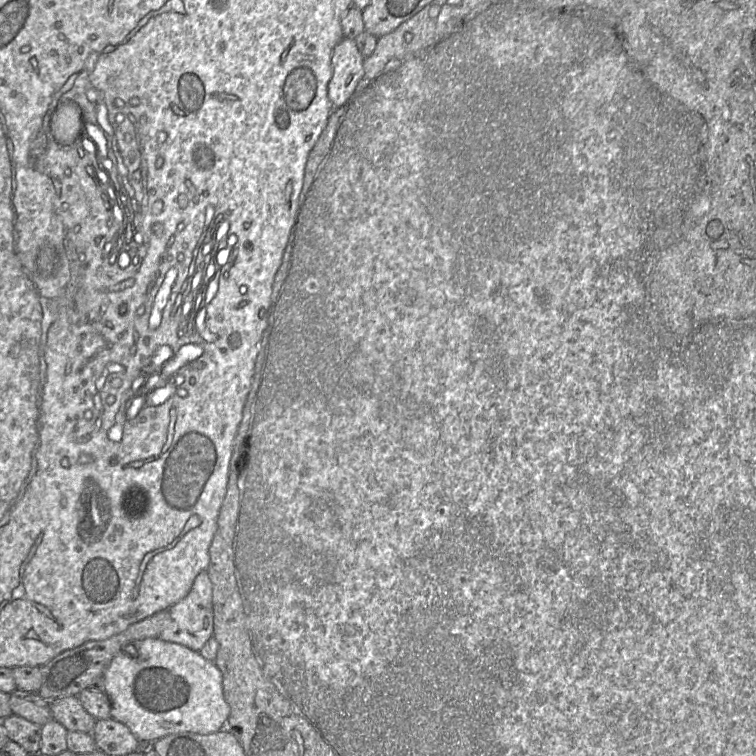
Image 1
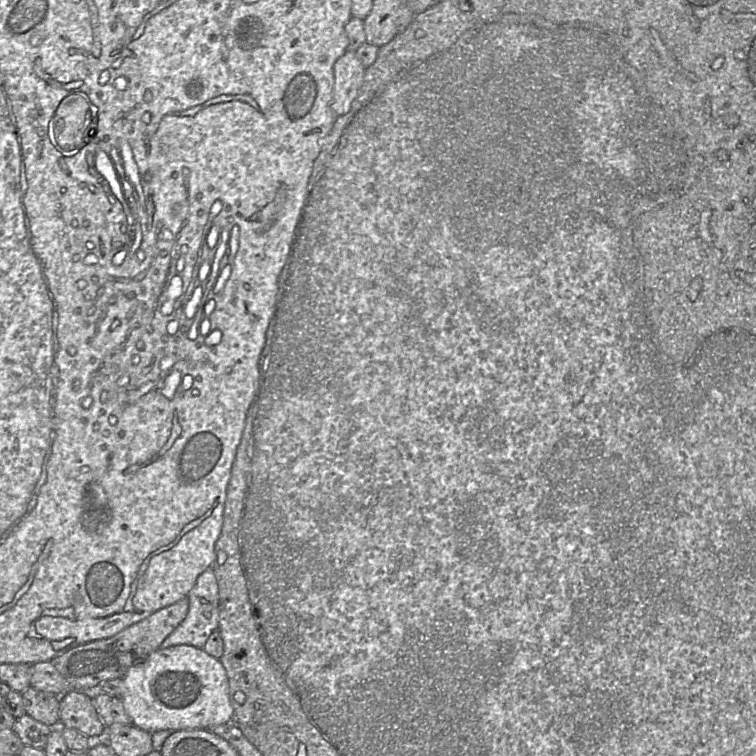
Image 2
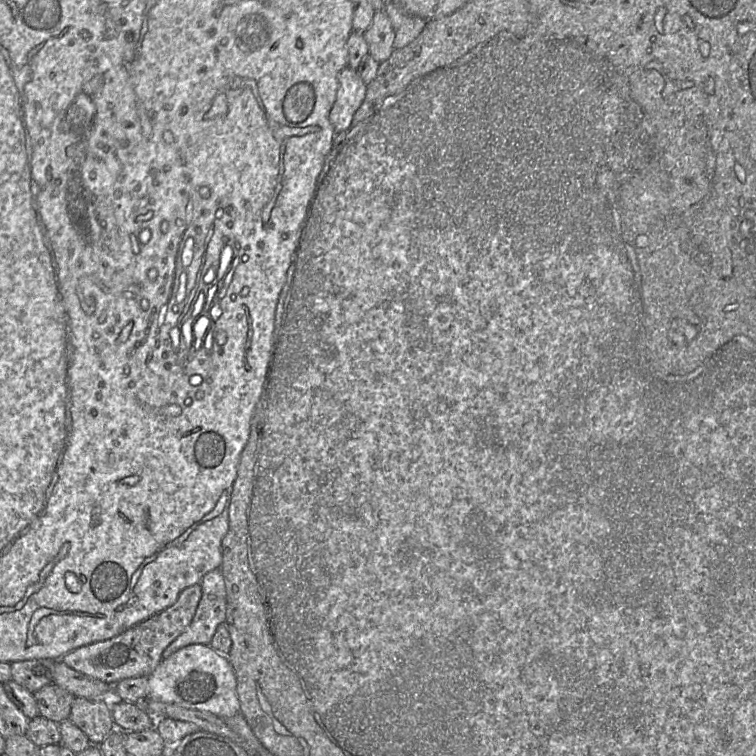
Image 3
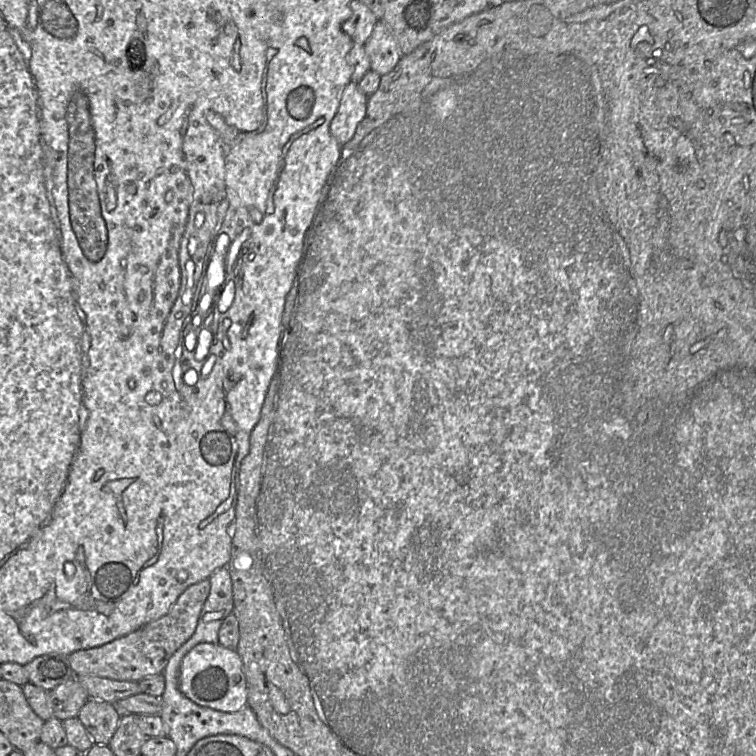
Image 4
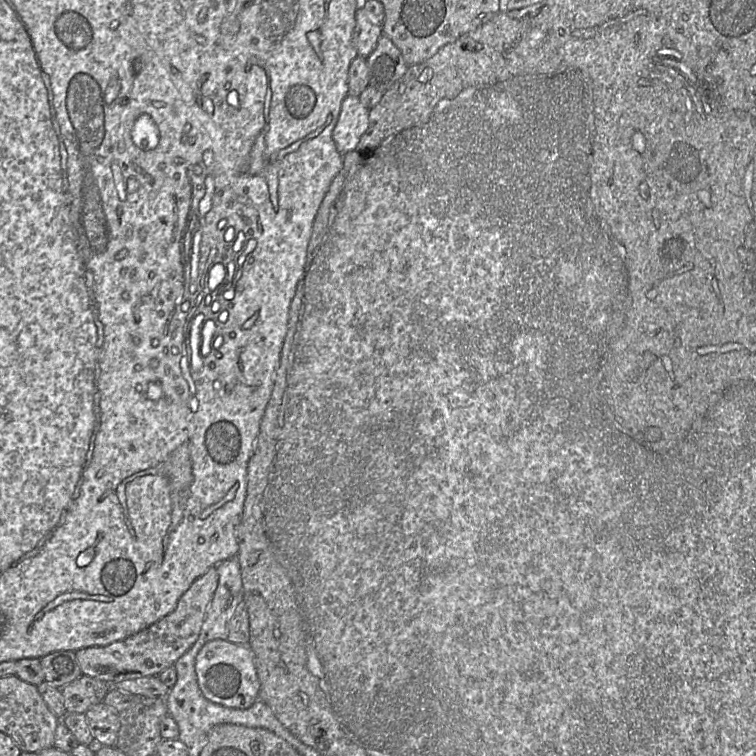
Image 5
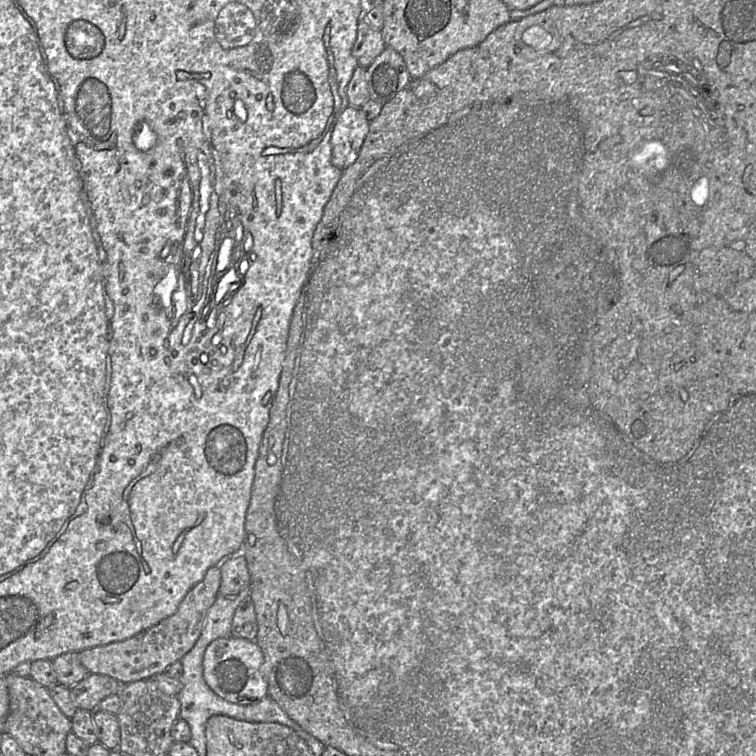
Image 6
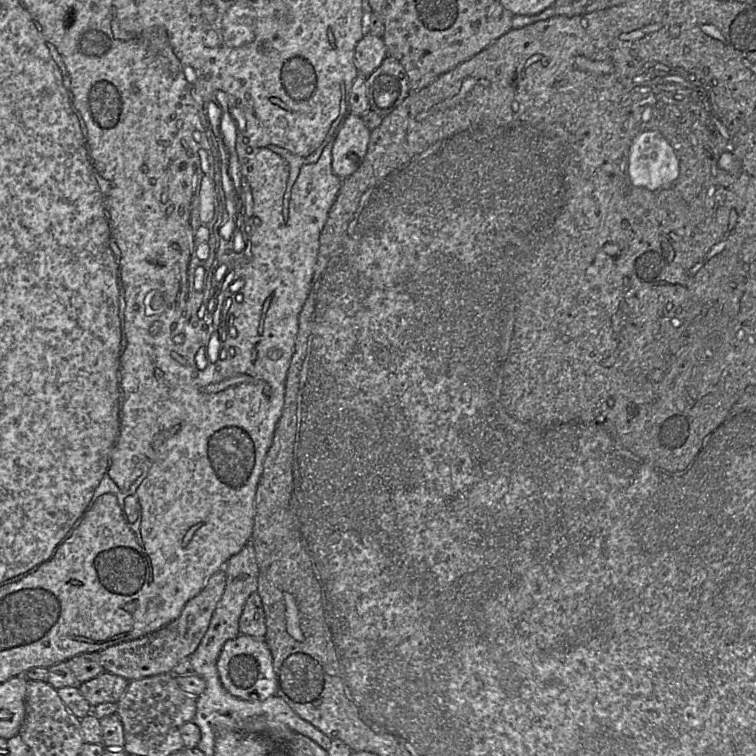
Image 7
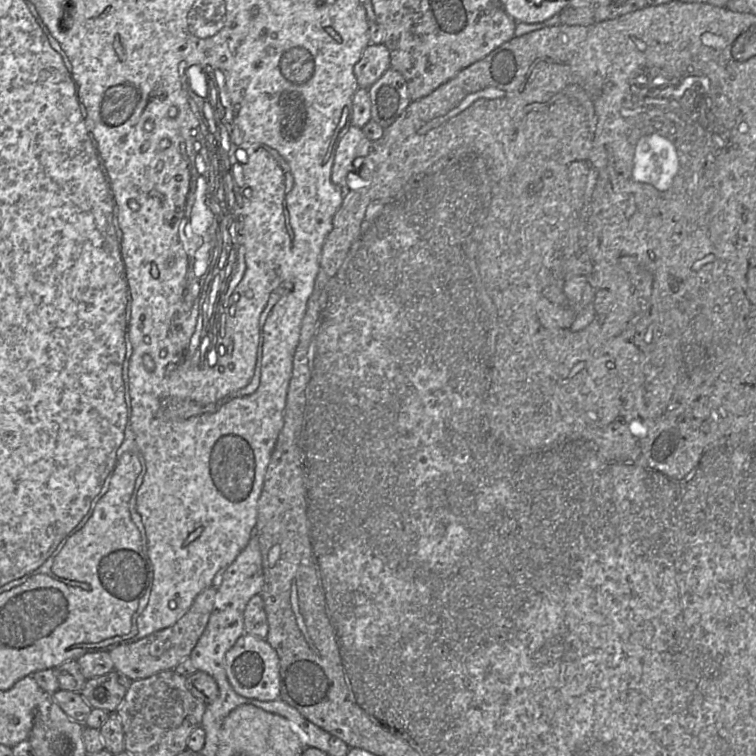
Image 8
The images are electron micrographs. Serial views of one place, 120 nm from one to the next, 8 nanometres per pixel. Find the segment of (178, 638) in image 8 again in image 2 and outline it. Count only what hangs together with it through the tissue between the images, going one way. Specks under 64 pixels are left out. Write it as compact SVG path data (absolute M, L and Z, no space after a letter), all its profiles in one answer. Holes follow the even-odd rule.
M184 597L169 606L157 610L143 620L128 626L114 636L78 645L52 659L51 662L67 680L71 690L77 690L79 692L95 692L99 689L99 684L101 682L116 678L123 679L131 666L141 663L150 653L159 649L165 638L184 620L187 615L188 606L188 598Z

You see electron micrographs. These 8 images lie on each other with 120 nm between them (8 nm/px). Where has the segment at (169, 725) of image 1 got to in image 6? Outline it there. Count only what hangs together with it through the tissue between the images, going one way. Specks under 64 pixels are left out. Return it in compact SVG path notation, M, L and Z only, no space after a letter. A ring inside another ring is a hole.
M219 638L212 641L203 657L203 676L208 686L221 698L240 705L256 704L267 695L267 682L261 674L264 656L254 640Z

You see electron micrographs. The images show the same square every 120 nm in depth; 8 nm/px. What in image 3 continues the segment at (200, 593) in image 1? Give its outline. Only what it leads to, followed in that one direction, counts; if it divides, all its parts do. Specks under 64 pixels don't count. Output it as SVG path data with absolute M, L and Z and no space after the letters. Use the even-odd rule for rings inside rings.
M220 569L205 574L199 584L202 596L195 615L186 630L164 650L163 659L190 644L209 645L217 627L226 620L226 587Z

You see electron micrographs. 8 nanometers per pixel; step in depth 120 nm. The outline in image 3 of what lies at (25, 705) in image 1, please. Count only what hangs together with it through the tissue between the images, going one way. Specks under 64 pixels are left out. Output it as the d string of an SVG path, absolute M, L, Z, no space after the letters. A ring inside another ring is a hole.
M53 683L43 686L33 694L40 716L56 723L69 719L75 698L73 694Z

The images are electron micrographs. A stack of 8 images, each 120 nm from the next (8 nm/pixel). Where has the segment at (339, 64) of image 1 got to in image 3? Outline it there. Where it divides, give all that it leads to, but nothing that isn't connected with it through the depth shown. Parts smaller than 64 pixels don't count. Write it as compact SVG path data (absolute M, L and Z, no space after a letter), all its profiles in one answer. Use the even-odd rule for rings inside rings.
M347 66L338 74L336 99L329 112L329 120L336 133L345 131L351 125L353 116L361 106L367 85L357 70Z

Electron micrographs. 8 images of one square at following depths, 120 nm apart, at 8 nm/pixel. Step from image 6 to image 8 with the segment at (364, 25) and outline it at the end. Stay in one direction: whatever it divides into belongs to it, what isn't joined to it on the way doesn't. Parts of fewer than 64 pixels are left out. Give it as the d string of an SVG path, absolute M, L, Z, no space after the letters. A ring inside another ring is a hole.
M370 43L354 66L359 87L368 89L390 67L390 54L386 45Z

